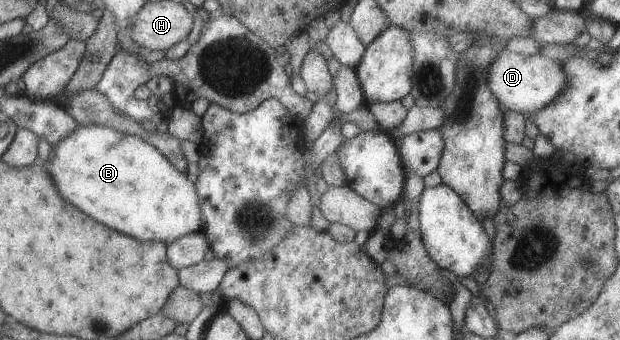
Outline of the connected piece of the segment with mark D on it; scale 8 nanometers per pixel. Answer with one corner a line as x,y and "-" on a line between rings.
503,48
496,61
488,65
488,89
496,97
500,106
520,113
527,118
530,113
538,113
550,101
556,101
560,93
566,89
566,77
559,61
542,55
520,55

